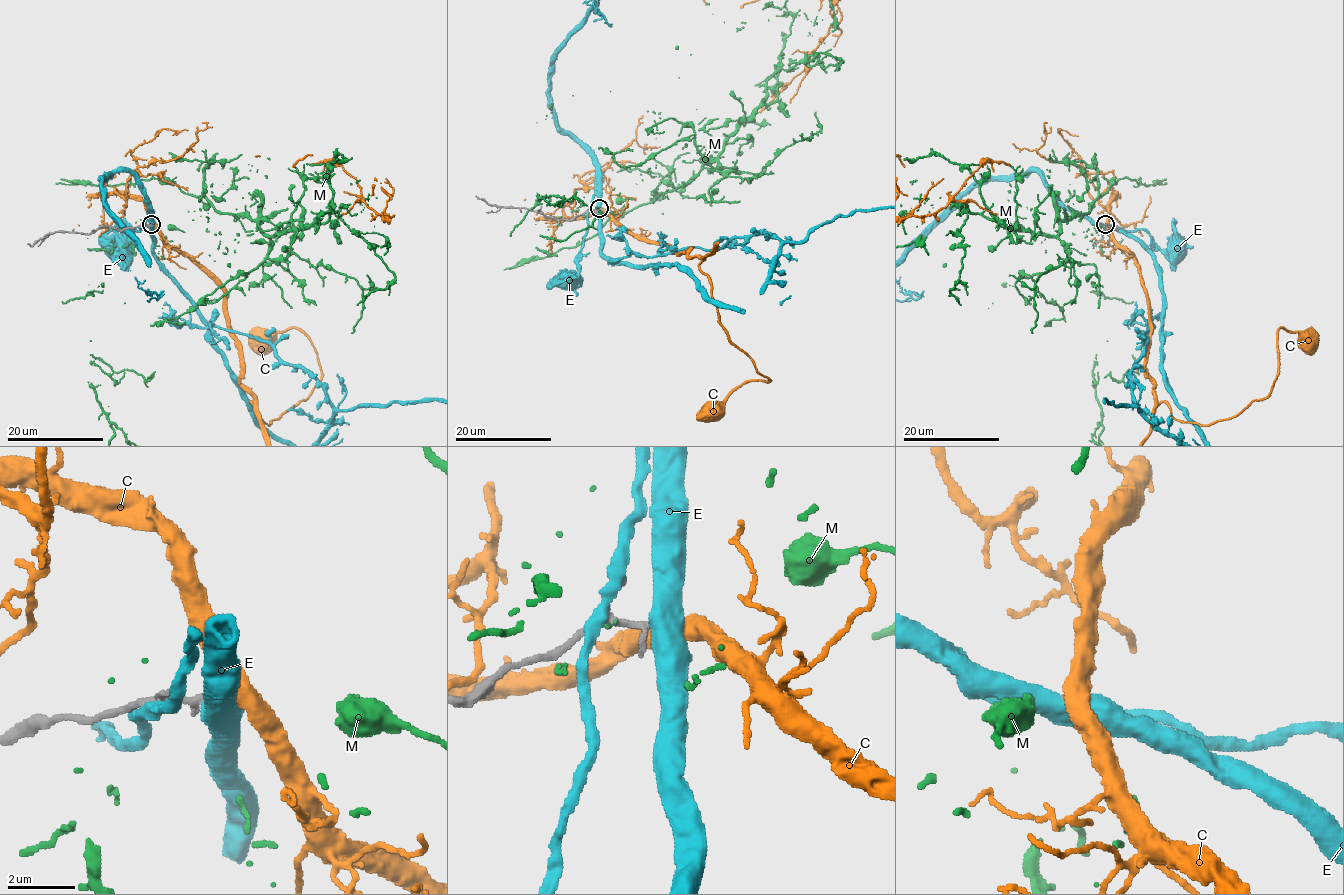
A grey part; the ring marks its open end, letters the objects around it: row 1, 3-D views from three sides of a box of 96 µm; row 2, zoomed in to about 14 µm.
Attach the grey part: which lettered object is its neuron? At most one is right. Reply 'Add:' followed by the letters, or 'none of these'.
Add: none of these

